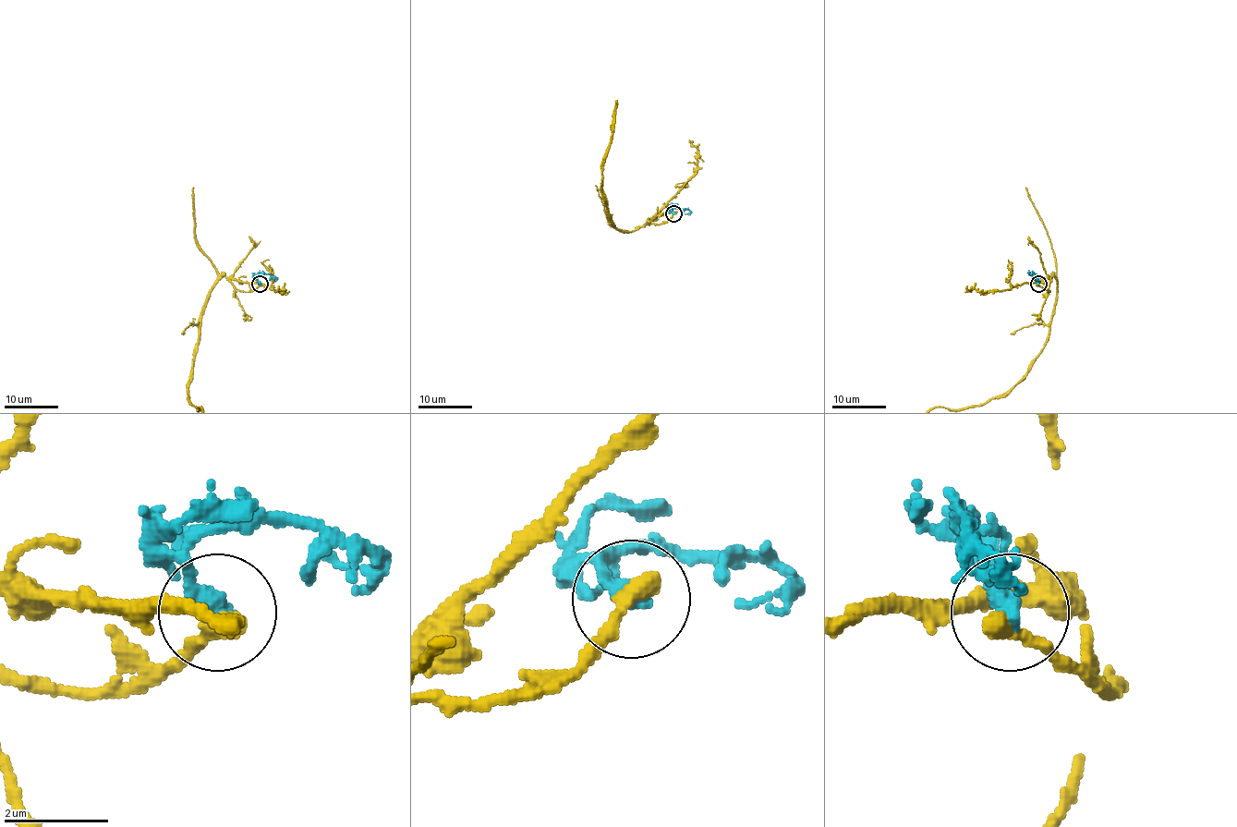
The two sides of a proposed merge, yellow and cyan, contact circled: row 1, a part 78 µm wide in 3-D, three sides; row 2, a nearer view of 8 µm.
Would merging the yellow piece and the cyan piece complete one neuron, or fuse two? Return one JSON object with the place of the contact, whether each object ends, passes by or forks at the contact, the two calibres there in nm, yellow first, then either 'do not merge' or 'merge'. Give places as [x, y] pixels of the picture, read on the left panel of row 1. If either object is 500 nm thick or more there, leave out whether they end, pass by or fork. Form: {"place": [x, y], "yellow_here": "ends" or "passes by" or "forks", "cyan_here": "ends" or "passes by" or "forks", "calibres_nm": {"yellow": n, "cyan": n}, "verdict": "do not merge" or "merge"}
{"place": [260, 284], "yellow_here": "ends", "cyan_here": "ends", "calibres_nm": {"yellow": 400, "cyan": 400}, "verdict": "do not merge"}

